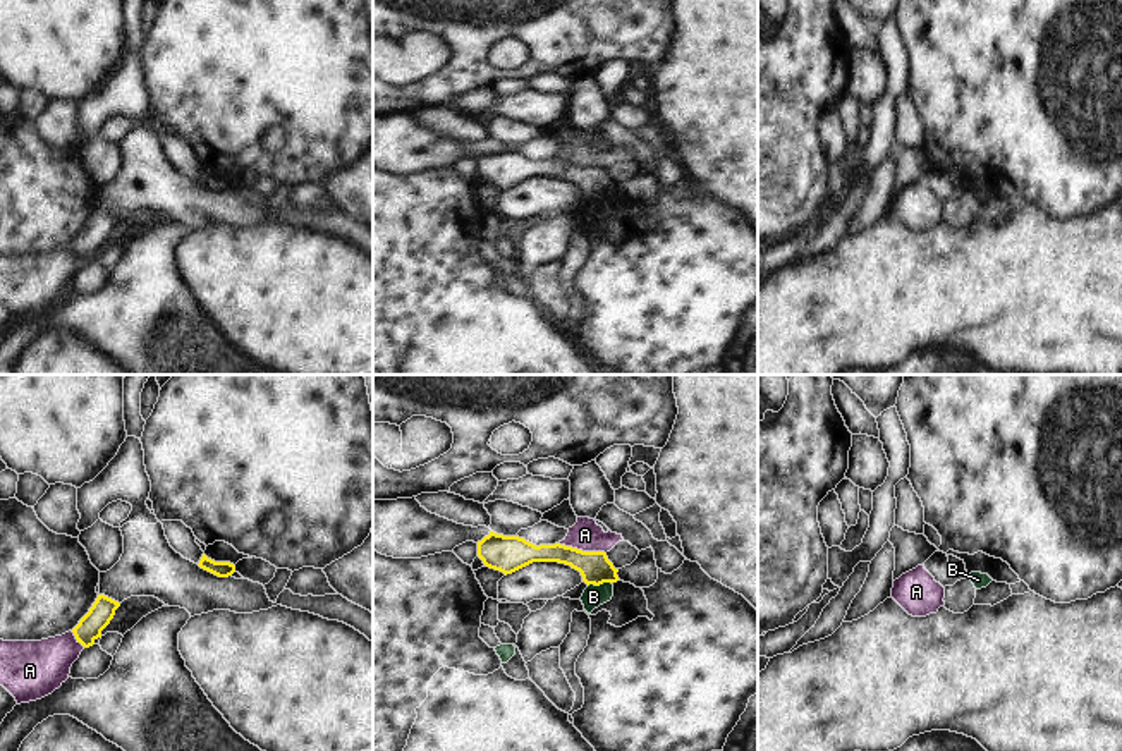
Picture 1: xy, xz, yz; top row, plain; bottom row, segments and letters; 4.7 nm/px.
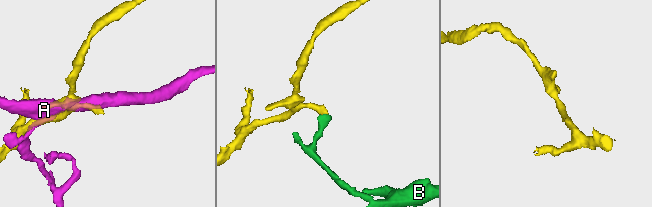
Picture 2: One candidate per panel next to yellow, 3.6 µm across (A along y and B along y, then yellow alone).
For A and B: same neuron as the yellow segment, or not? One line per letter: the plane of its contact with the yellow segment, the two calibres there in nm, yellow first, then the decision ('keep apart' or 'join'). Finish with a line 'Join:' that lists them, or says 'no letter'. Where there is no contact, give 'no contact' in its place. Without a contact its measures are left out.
A: meets yellow in xz; 150 nm thick on the yellow side, 150 nm on the other; keep apart
B: meets yellow in xz; 150 nm thick on the yellow side, 100 nm on the other; keep apart
Join: no letter

